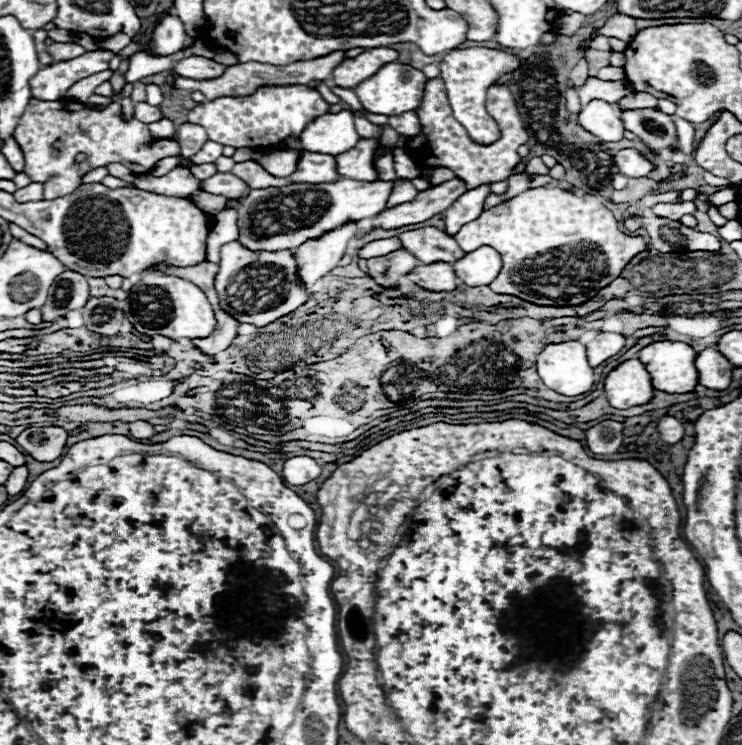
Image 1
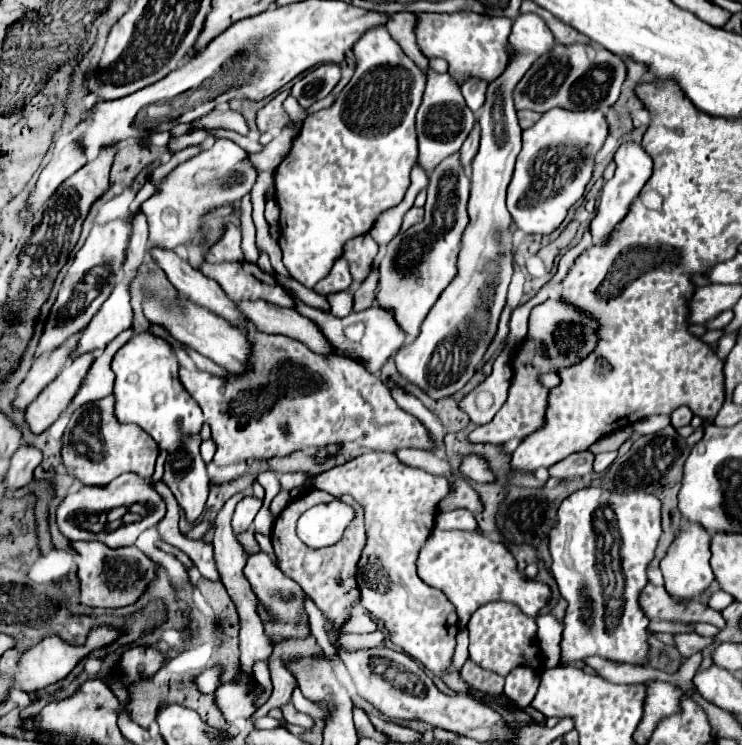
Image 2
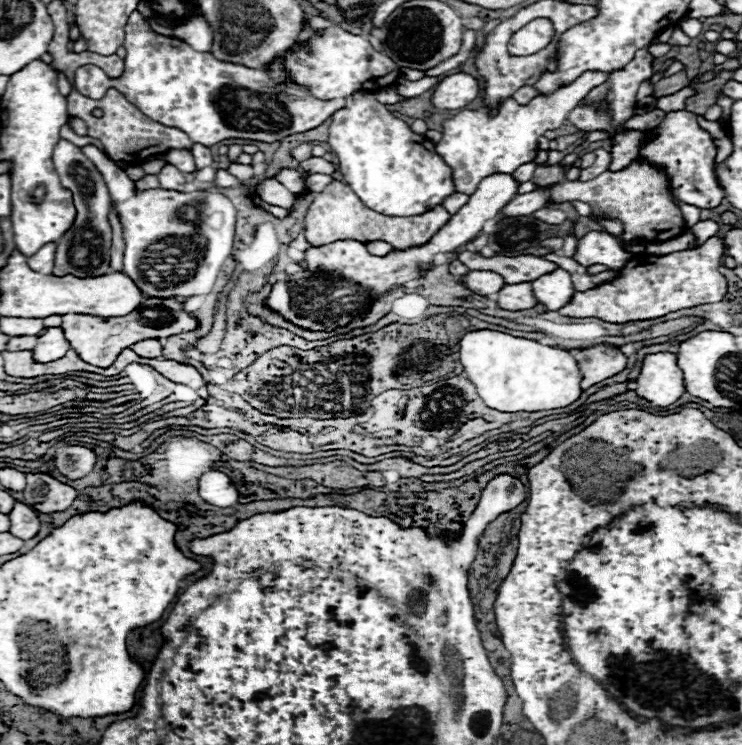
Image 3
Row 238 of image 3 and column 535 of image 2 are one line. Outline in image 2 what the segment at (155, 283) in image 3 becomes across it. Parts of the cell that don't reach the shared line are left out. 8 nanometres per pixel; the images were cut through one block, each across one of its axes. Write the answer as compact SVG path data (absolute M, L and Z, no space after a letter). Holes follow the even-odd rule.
M566 108L548 110L532 128L522 132L524 146L518 154L514 178L510 182L508 192L508 212L512 214L512 220L518 230L524 230L526 234L550 234L562 224L570 206L584 194L584 188L592 178L594 156L602 148L606 136L608 124L604 112L574 112ZM554 146L558 152L554 152L552 156L550 150ZM530 170L534 174L534 180Z

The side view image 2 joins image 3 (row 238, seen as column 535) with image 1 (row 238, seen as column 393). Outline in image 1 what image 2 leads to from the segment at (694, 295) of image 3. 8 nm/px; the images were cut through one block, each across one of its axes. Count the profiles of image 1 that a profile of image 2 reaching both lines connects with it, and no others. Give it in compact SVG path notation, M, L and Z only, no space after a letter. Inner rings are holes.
M534 188L464 224L458 230L458 246L468 252L490 246L502 256L502 272L490 284L494 292L540 306L574 306L618 278L628 258L646 248L646 240L624 234L612 212L594 196Z

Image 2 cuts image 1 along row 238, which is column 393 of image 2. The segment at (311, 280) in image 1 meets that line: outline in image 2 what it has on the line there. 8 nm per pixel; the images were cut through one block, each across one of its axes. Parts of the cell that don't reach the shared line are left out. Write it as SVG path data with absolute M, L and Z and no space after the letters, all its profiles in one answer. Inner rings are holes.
M298 302L298 312L314 320L334 348L338 348L340 352L344 352L354 360L362 360L368 372L378 372L382 364L392 356L392 352L398 350L406 340L406 334L398 328L398 322L394 320L394 316L390 316L390 312L386 312L386 308L372 306L362 312L352 312L346 318L336 318L330 312L322 312L306 306L304 302Z

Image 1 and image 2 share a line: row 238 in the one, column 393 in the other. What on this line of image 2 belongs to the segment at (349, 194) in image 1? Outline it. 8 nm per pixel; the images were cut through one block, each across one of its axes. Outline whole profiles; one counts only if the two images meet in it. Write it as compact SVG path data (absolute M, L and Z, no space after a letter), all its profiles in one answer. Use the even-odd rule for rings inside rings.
M460 152L456 156L448 156L434 168L428 176L428 200L424 204L424 220L406 232L394 236L384 256L378 260L378 304L384 308L394 310L394 318L400 328L406 332L406 340L412 342L418 332L420 324L442 294L442 290L450 284L456 276L456 256L460 250L460 238L464 228L468 226L468 192L470 192L470 178L460 164Z

